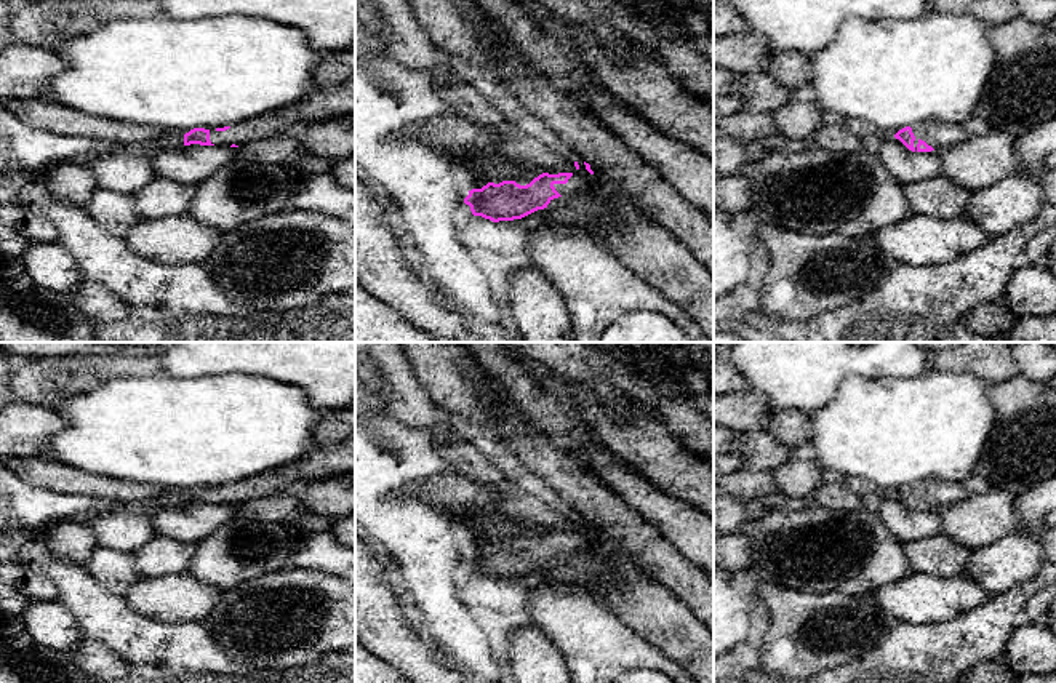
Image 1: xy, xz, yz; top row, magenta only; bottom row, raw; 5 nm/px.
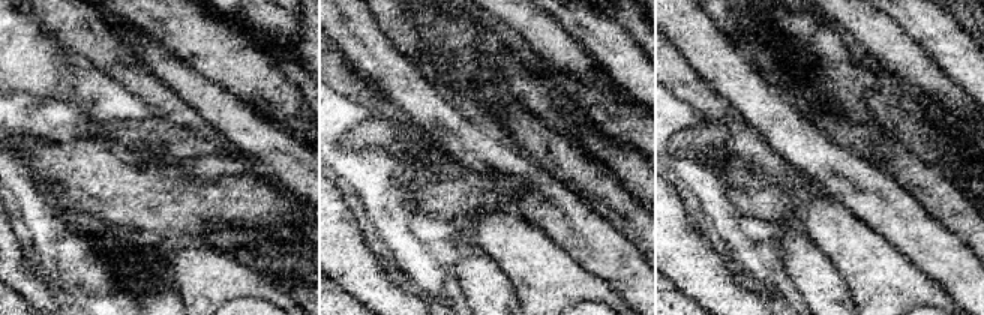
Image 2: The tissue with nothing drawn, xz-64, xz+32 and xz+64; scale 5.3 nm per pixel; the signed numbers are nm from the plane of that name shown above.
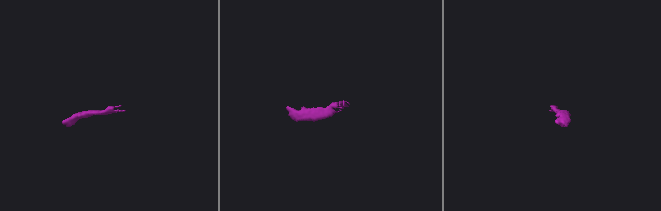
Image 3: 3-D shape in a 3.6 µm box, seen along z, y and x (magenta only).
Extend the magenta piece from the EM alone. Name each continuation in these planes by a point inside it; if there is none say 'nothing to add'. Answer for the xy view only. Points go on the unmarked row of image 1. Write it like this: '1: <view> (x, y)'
1: xy (320, 463)

